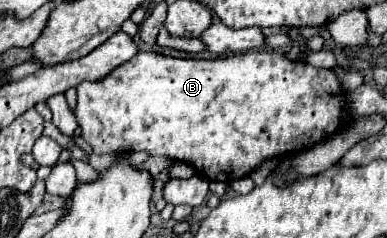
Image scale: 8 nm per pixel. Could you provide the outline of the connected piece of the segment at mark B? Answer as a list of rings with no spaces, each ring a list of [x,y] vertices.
[[[251,50],[251,52],[241,52],[241,54],[233,54],[233,56],[227,56],[227,58],[215,58],[215,60],[171,58],[171,56],[163,56],[163,54],[157,54],[157,52],[139,52],[129,62],[117,66],[111,74],[107,74],[107,78],[101,78],[99,82],[81,82],[77,86],[75,118],[77,118],[77,124],[81,126],[83,140],[93,148],[95,154],[111,154],[111,152],[119,152],[119,150],[127,150],[127,152],[147,150],[151,156],[167,156],[171,160],[187,162],[199,174],[203,174],[209,180],[219,180],[219,182],[231,184],[233,180],[243,178],[245,174],[249,174],[253,168],[257,168],[263,160],[267,160],[271,156],[285,154],[285,152],[291,152],[291,150],[299,150],[299,148],[323,142],[327,138],[327,134],[331,138],[335,132],[339,132],[343,128],[345,114],[341,114],[341,112],[343,112],[343,92],[341,92],[341,86],[337,82],[335,72],[325,70],[325,68],[315,68],[311,64],[291,62],[283,56],[283,52]]]

